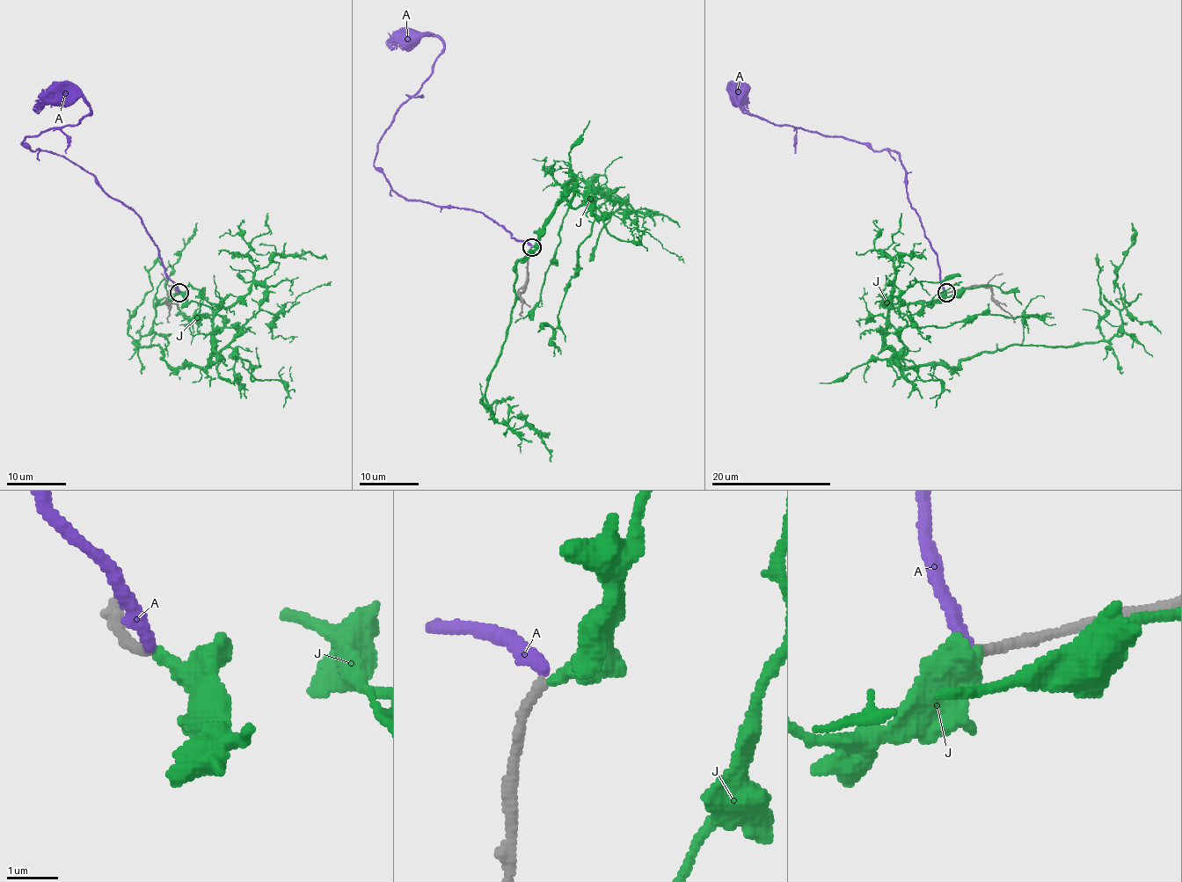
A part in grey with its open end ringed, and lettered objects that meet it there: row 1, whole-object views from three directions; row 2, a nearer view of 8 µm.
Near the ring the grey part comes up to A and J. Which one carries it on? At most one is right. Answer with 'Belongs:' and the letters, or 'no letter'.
Belongs: J

